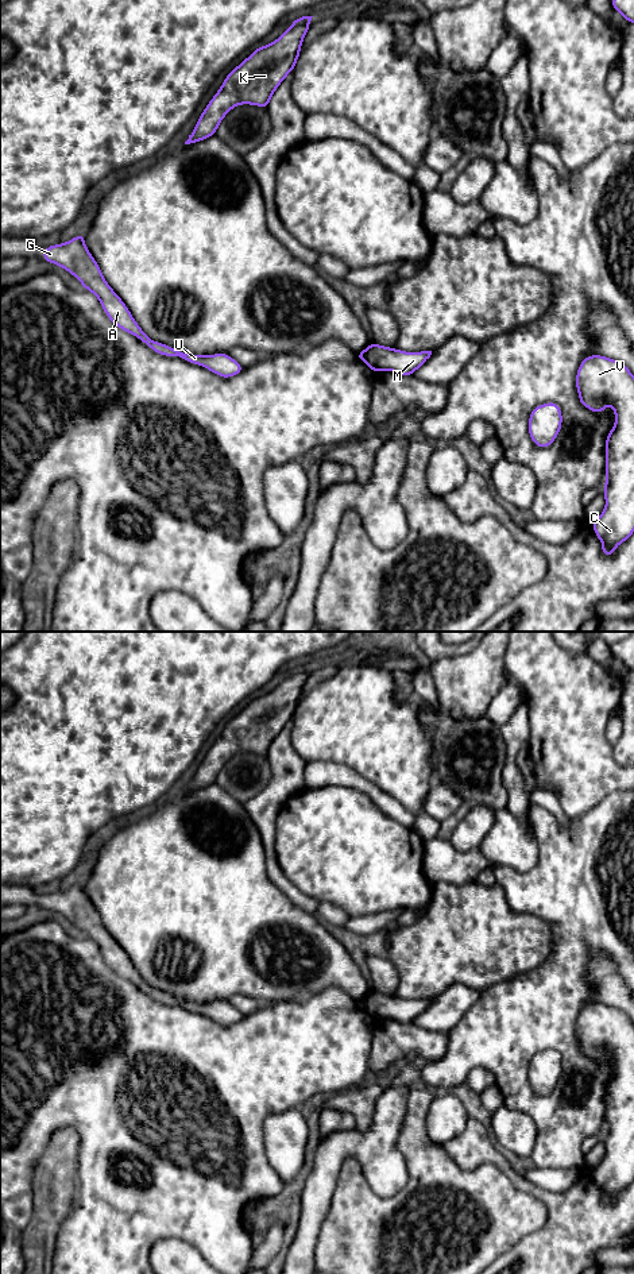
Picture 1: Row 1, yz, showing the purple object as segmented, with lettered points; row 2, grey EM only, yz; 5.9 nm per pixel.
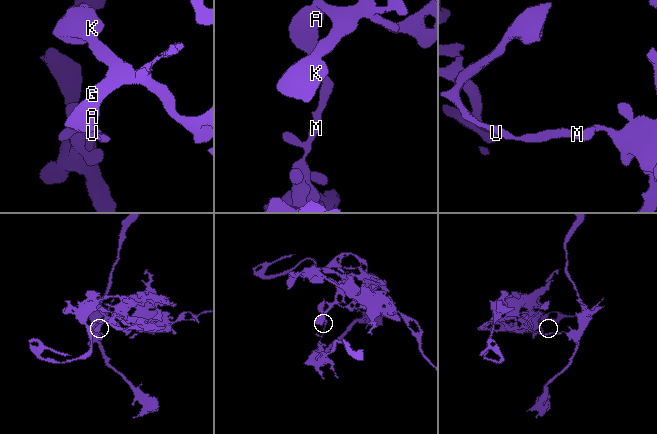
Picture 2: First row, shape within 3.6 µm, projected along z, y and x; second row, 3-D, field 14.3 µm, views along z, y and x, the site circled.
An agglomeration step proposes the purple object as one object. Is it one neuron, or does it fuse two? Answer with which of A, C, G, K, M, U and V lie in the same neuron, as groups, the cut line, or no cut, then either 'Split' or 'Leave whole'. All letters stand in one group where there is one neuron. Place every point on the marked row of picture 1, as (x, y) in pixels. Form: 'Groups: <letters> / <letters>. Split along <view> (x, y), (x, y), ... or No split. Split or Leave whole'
Groups: A G K U / C M V. Split along yz (364, 350), (366, 361). Split

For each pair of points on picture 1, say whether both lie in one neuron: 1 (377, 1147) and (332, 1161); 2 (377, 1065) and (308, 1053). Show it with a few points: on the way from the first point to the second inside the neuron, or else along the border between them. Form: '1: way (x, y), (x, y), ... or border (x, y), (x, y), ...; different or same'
1: way (366, 1147), (346, 1147), (343, 1150); same
2: border (374, 1033), (367, 1069); different

